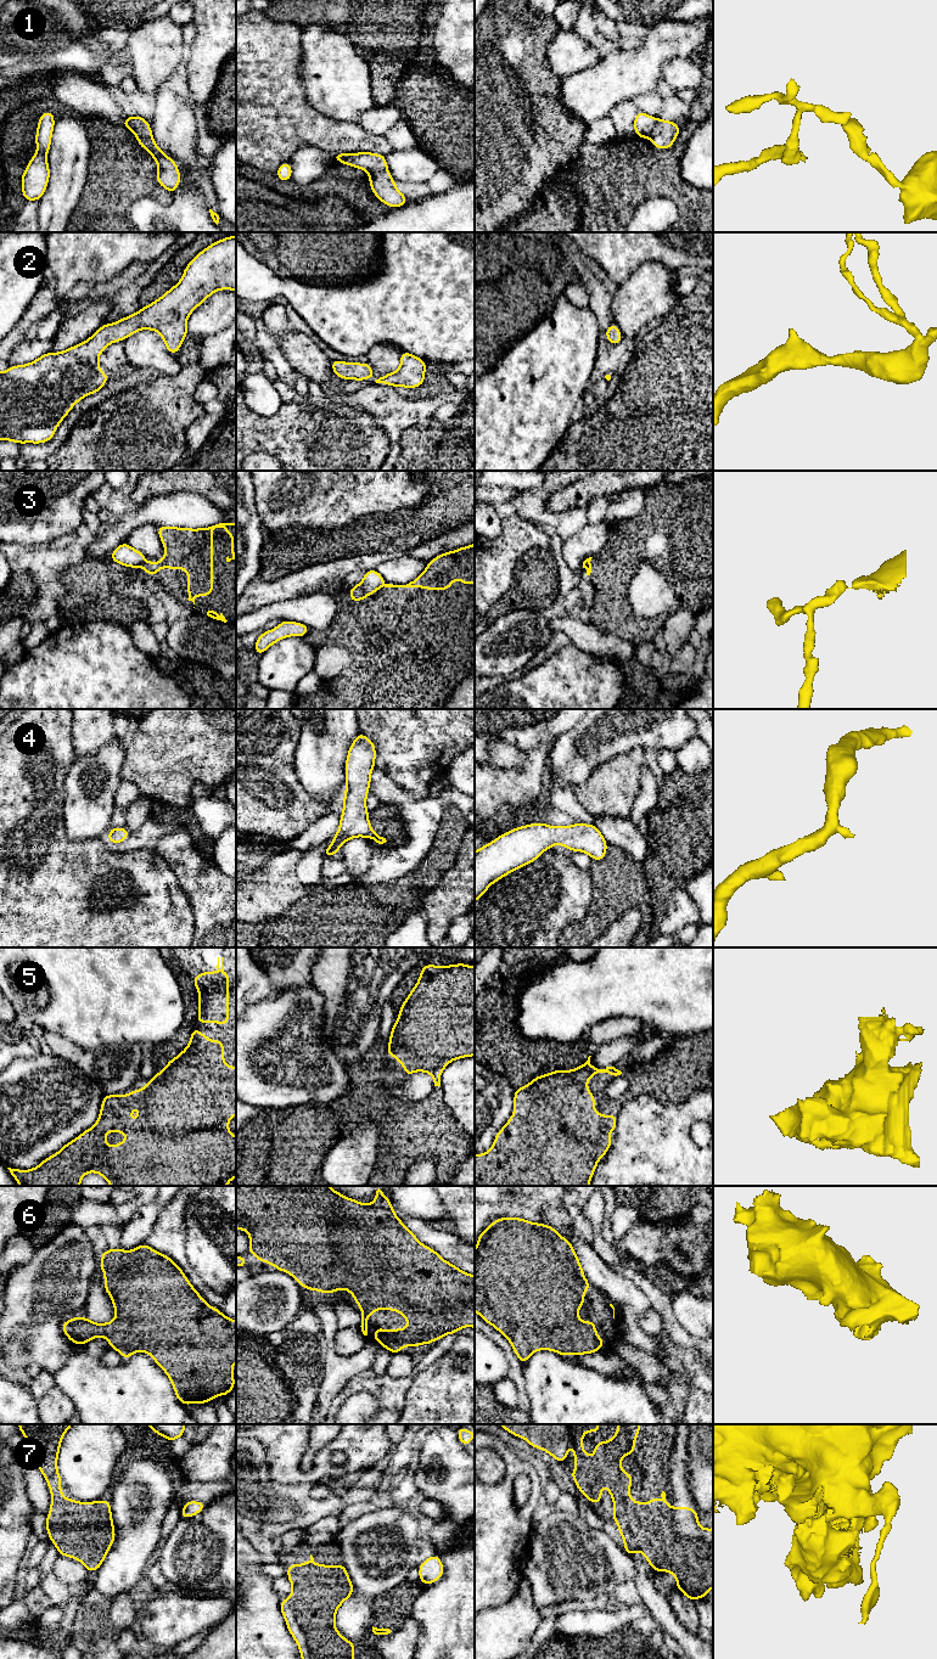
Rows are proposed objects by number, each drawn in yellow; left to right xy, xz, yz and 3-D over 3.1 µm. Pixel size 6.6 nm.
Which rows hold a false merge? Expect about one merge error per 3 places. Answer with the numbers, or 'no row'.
3

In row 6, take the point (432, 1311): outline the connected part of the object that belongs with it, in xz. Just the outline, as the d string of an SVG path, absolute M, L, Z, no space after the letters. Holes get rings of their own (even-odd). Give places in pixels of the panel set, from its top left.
M236 1186L236 1230L249 1235L247 1253L291 1275L302 1288L336 1293L343 1288L354 1295L361 1309L361 1332L367 1335L367 1318L375 1310L394 1310L404 1315L409 1328L386 1332L376 1326L371 1338L392 1354L403 1346L432 1344L462 1327L475 1328L475 1276L445 1261L436 1250L422 1244L395 1215L391 1200L378 1188L371 1204L344 1197L330 1186Z

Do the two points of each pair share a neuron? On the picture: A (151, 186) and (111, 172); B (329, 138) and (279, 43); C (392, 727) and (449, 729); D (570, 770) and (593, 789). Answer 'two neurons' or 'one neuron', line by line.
A: one neuron
B: one neuron
C: one neuron
D: two neurons

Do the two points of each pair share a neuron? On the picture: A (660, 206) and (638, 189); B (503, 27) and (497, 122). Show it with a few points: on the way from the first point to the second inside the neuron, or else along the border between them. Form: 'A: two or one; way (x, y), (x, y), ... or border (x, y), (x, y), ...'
A: two; border (678, 211), (669, 200), (649, 198), (630, 219)
B: one; way (503, 50), (497, 61), (497, 99)

